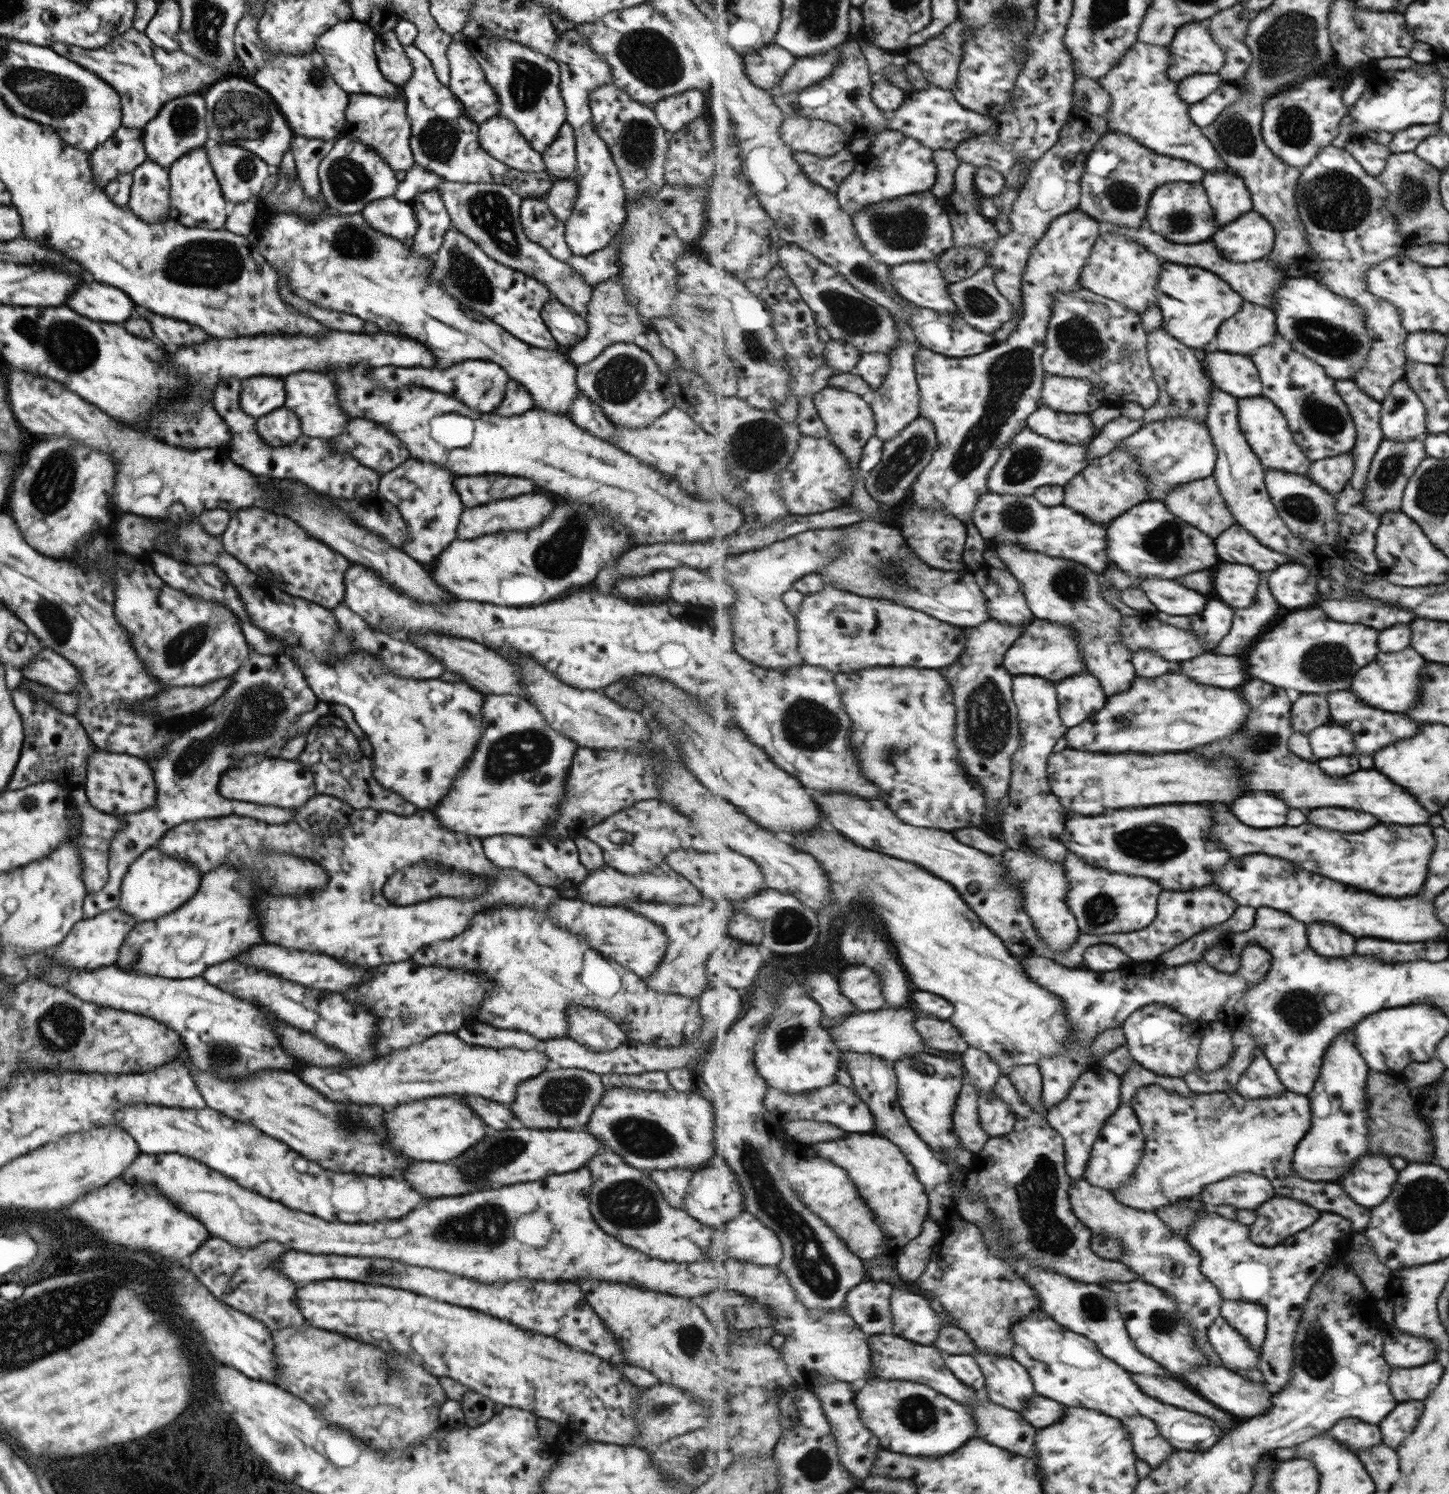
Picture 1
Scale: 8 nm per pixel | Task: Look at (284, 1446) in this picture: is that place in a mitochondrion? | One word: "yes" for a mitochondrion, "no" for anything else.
yes

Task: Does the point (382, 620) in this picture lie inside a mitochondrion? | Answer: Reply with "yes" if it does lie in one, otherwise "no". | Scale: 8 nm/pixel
yes

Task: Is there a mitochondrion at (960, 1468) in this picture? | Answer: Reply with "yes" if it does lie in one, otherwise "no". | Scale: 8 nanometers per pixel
no

